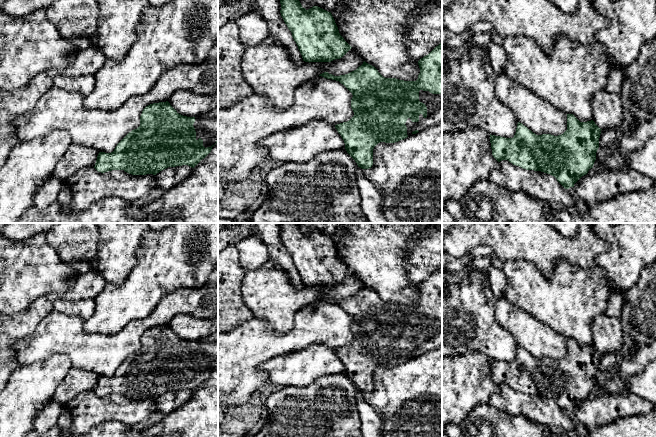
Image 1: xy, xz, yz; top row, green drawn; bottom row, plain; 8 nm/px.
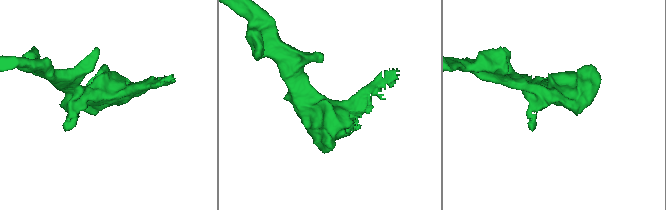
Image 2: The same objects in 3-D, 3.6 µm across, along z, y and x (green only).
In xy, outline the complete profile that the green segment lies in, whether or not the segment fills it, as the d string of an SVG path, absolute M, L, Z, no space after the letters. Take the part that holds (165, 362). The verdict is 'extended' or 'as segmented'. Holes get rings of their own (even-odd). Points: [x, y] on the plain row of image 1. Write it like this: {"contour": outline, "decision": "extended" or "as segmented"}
{"contour": "M168 325L146 330L140 340L140 350L129 356L111 377L99 376L94 392L101 397L124 394L132 399L156 399L168 391L188 389L194 392L218 367L218 341L187 341L179 338Z", "decision": "extended"}

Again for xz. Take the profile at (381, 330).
{"contour": "M442 266L418 285L420 297L416 305L385 302L365 285L356 294L340 300L324 296L319 300L339 305L353 319L354 340L335 349L345 367L347 377L358 391L373 389L373 373L380 367L395 367L442 345Z", "decision": "extended"}

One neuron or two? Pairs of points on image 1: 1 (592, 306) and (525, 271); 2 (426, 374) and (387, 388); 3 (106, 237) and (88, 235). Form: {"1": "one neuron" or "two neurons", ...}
{"1": "one neuron", "2": "one neuron", "3": "two neurons"}

